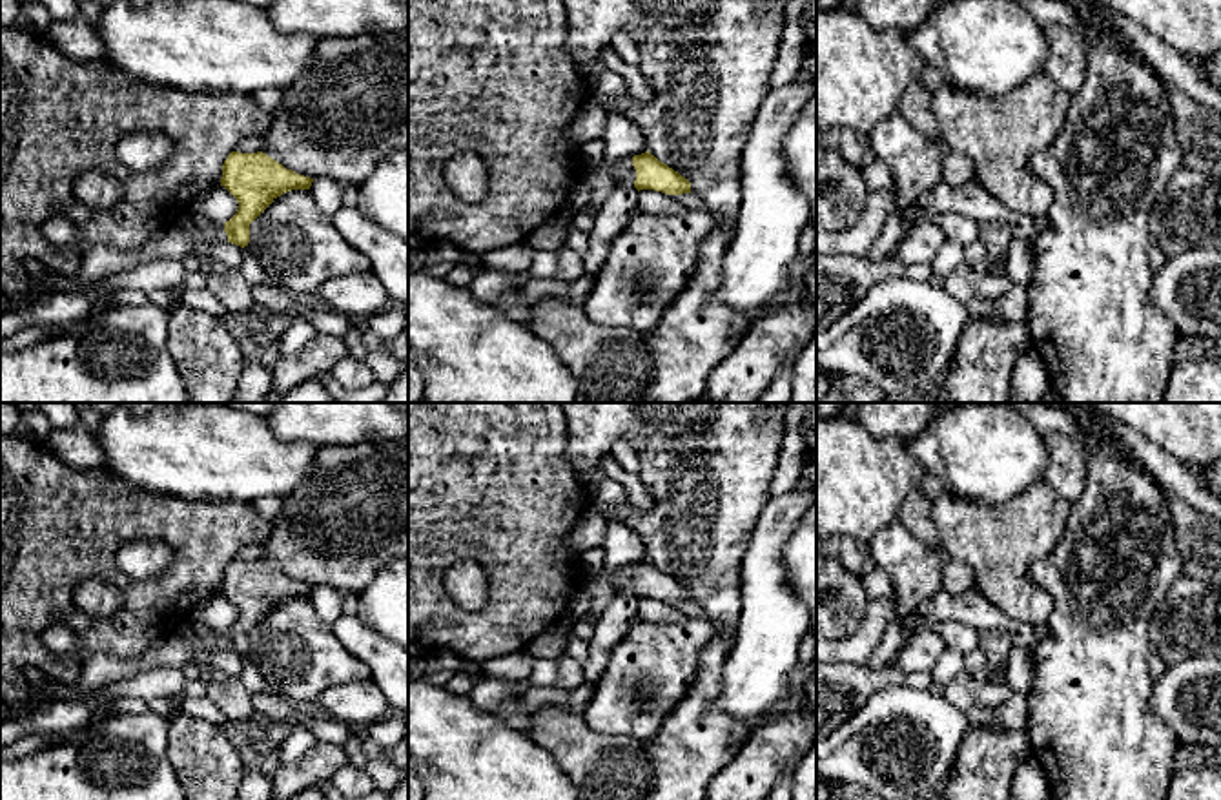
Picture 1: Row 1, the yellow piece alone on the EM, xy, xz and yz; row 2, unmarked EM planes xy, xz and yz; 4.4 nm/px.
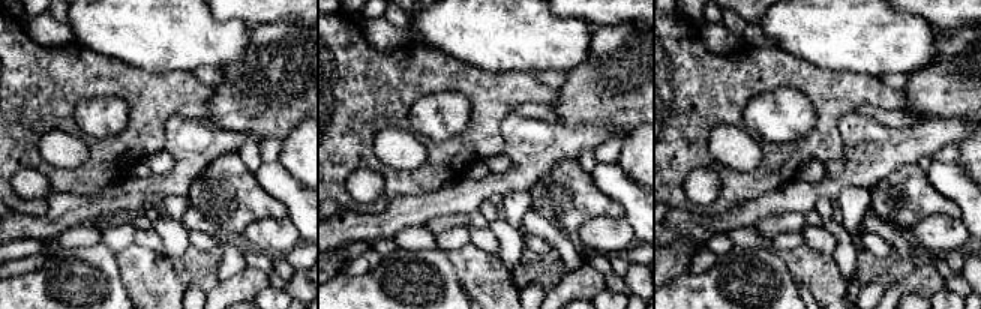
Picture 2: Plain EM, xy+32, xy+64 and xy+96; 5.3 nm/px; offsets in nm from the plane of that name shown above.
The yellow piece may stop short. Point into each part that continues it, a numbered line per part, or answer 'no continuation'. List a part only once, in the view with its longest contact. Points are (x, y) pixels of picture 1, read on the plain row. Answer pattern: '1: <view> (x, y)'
1: xz (622, 580)

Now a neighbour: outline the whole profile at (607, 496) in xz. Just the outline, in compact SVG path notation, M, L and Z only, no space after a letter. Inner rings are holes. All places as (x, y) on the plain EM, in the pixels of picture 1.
M605 477L590 488L590 499L600 514L620 512L629 505L623 487L612 477Z

